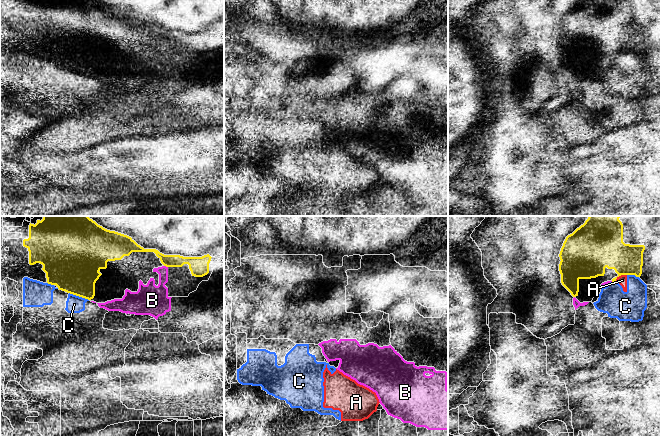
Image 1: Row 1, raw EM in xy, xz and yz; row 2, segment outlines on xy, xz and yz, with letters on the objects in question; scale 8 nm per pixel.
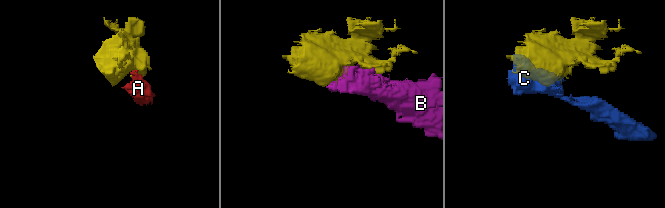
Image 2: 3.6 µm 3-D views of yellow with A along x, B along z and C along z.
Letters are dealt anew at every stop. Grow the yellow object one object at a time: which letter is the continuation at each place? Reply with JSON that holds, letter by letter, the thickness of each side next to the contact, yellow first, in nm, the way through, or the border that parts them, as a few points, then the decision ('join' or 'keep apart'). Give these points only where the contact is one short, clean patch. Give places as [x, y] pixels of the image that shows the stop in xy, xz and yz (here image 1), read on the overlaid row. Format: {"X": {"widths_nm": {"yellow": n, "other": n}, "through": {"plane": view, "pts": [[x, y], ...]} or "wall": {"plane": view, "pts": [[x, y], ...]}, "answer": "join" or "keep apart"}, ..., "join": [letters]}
{"A": {"widths_nm": {"yellow": 300, "other": 80}, "wall": {"plane": "yz", "pts": [[626, 274], [621, 274], [615, 280]]}, "answer": "keep apart"}, "B": {"widths_nm": {"yellow": 140, "other": 160}, "answer": "join"}, "C": {"widths_nm": {"yellow": 420, "other": 140}, "answer": "keep apart"}, "join": ["B"]}

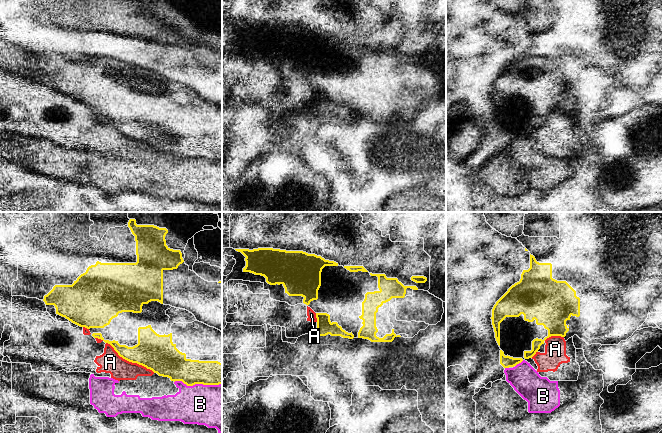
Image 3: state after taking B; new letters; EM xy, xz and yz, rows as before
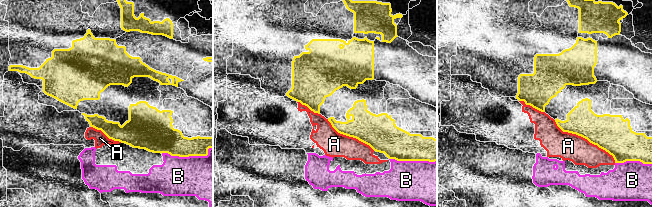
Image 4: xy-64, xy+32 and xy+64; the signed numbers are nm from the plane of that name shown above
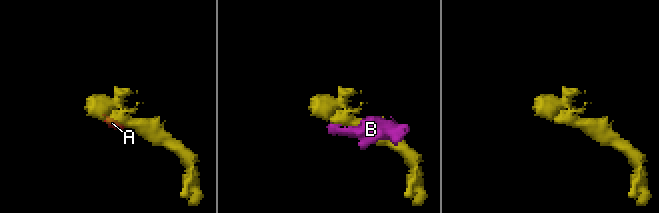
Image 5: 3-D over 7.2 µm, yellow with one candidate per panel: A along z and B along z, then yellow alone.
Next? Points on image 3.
{"A": {"widths_nm": {"yellow": 300, "other": 180}, "answer": "keep apart"}, "B": {"widths_nm": {"yellow": 220, "other": 360}, "answer": "keep apart"}, "join": []}

